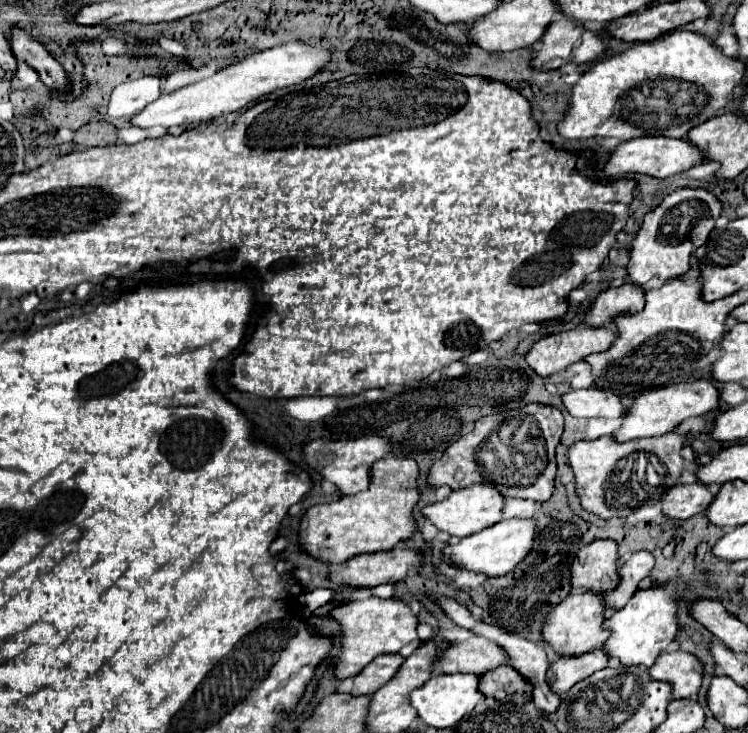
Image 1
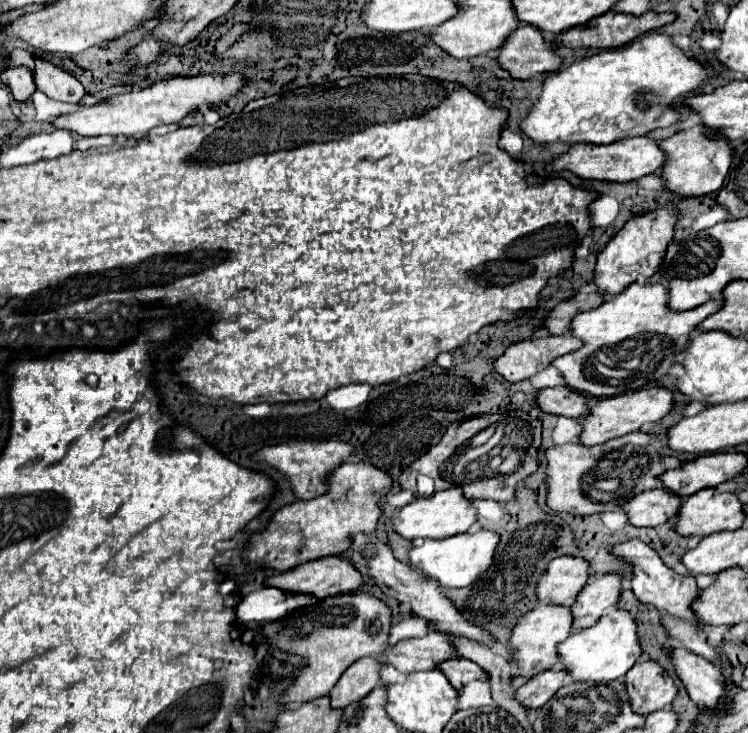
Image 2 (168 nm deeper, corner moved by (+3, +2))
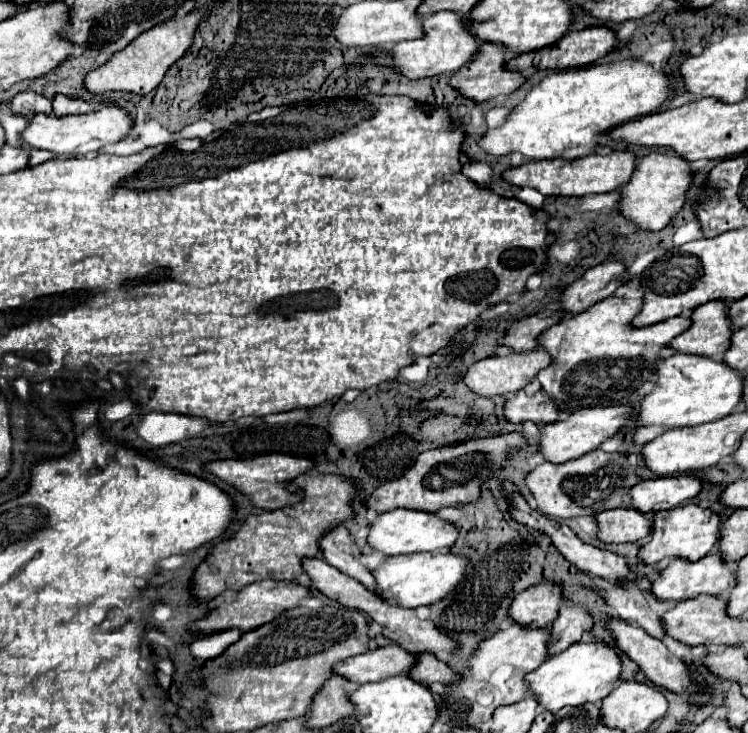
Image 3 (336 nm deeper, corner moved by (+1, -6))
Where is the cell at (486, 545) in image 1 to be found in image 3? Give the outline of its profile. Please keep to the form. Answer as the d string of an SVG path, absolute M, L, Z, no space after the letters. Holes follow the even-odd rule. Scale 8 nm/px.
M430 551L430 553L410 553L390 557L386 565L376 567L372 573L378 581L378 595L382 595L390 603L398 603L402 607L420 607L432 605L448 597L458 583L466 577L466 567L470 559L464 555L456 555L452 551Z

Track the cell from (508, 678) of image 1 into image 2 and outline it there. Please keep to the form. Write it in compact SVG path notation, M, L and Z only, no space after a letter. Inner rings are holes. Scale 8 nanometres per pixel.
M454 657L452 661L444 661L444 665L438 665L438 667L442 669L444 677L448 677L448 681L452 681L452 685L456 689L460 689L466 683L476 681L476 679L488 681L488 675L476 663L462 659L462 657Z

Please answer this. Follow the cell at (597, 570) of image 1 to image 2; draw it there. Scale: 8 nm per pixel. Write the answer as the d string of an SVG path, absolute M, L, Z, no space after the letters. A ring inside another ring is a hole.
M580 557L554 559L536 583L538 601L546 599L552 605L570 607L590 577L588 569L588 561Z

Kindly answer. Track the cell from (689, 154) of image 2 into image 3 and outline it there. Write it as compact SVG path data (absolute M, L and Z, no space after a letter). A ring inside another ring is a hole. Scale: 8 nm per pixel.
M654 151L640 161L640 165L634 171L634 177L628 181L628 185L622 187L620 211L642 229L660 231L672 221L674 215L680 213L692 185L694 185L694 171L690 167L690 161L682 159L680 155L666 155Z

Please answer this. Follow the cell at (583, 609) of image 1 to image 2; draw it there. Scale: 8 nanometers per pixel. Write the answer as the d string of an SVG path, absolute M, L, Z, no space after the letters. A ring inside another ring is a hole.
M536 603L534 609L530 609L526 615L522 615L516 625L512 627L512 633L508 637L508 651L510 661L516 665L516 671L512 673L512 679L528 681L530 677L552 669L552 665L558 663L558 643L562 643L572 631L572 613L566 607L560 605L548 605L548 603Z

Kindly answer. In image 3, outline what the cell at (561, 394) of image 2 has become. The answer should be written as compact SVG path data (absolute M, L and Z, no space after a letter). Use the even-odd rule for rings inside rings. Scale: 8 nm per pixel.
M518 391L514 397L508 397L504 417L512 423L556 423L560 409L548 393L536 393L534 397L528 397L524 391Z

